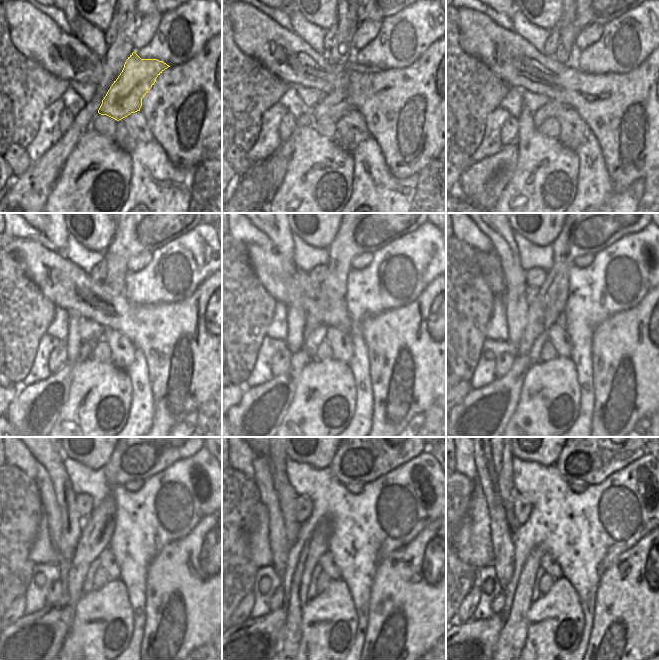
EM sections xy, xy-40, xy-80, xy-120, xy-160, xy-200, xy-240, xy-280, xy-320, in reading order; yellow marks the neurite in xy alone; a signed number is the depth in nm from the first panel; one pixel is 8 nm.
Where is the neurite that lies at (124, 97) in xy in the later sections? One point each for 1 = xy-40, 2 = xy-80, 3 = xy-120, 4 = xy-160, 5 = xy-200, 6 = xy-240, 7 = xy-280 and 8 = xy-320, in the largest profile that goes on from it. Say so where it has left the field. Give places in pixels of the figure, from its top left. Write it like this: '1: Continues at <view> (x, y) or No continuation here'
1: Continues at xy-40 (337, 104)
2: Continues at xy-80 (552, 108)
3: Continues at xy-120 (86, 349)
4: Continues at xy-160 (257, 416)
5: Continues at xy-200 (483, 415)
6: Continues at xy-240 (35, 639)
7: Continues at xy-280 (255, 640)
8: Continues at xy-320 (474, 640)

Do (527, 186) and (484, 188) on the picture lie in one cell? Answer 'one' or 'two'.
two

